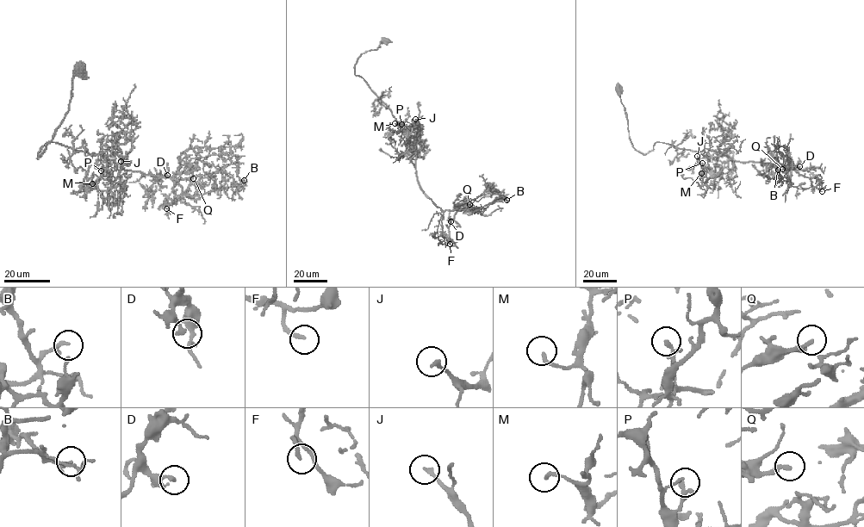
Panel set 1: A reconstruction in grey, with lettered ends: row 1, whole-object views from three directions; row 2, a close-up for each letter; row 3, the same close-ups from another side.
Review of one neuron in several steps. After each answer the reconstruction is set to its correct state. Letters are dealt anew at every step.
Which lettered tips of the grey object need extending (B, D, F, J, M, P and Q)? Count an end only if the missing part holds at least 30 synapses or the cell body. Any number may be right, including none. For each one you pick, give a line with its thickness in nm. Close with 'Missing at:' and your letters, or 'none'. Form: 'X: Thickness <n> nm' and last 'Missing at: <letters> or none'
F: Thickness 180 nm
Q: Thickness 150 nm
Missing at: F, Q

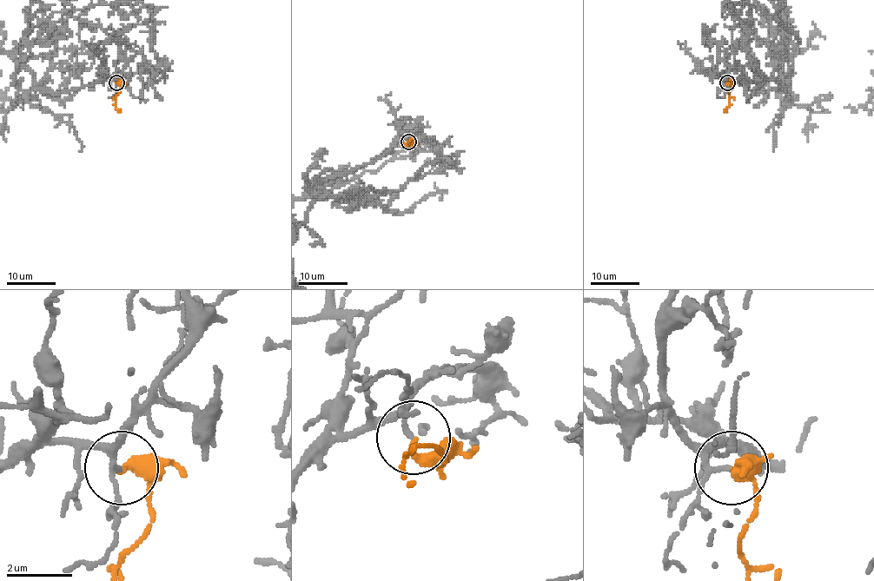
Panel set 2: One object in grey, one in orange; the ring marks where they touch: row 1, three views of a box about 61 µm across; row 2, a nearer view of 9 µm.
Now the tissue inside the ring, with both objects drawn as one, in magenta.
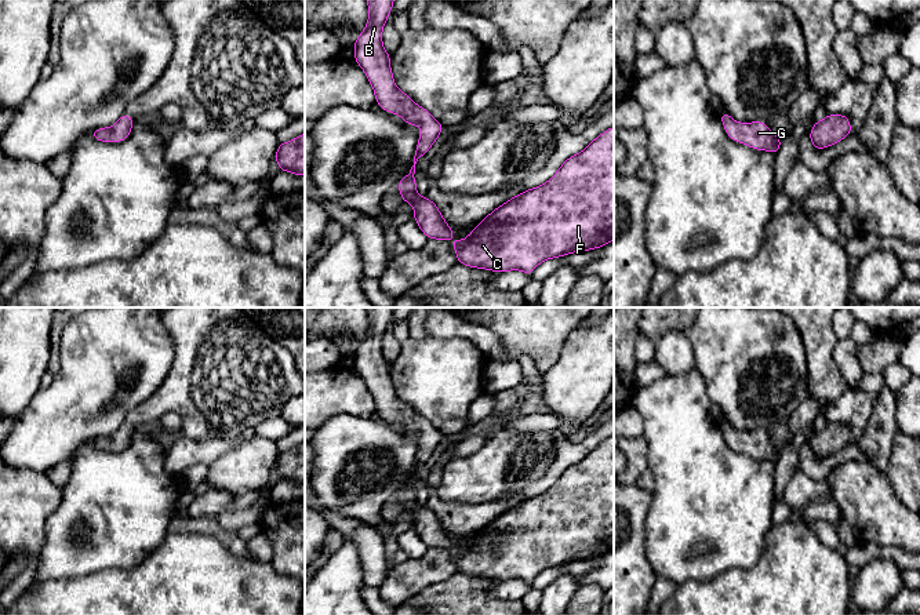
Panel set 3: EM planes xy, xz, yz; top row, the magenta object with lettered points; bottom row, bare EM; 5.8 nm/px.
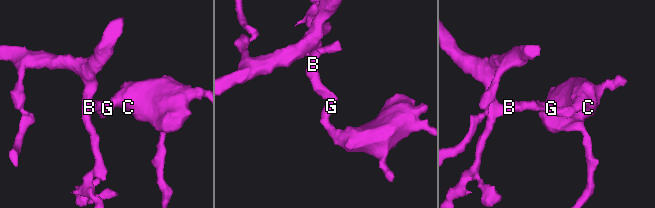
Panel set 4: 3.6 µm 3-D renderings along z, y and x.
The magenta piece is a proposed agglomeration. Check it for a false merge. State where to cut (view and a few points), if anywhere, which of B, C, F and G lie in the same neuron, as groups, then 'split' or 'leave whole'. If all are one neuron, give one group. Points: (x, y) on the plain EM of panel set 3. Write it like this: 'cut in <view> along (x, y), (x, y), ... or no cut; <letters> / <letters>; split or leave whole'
no cut; B C F G; leave whole

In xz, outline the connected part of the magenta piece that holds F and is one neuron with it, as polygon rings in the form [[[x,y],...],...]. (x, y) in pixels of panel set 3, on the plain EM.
[[[614,436],[567,467],[545,492],[528,498],[488,523],[462,549],[452,552],[458,571],[494,579],[532,583],[543,569],[601,557],[614,549]]]

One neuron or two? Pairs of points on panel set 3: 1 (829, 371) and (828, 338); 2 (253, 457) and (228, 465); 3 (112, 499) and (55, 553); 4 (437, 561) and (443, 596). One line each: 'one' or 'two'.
1: one
2: one
3: one
4: two

